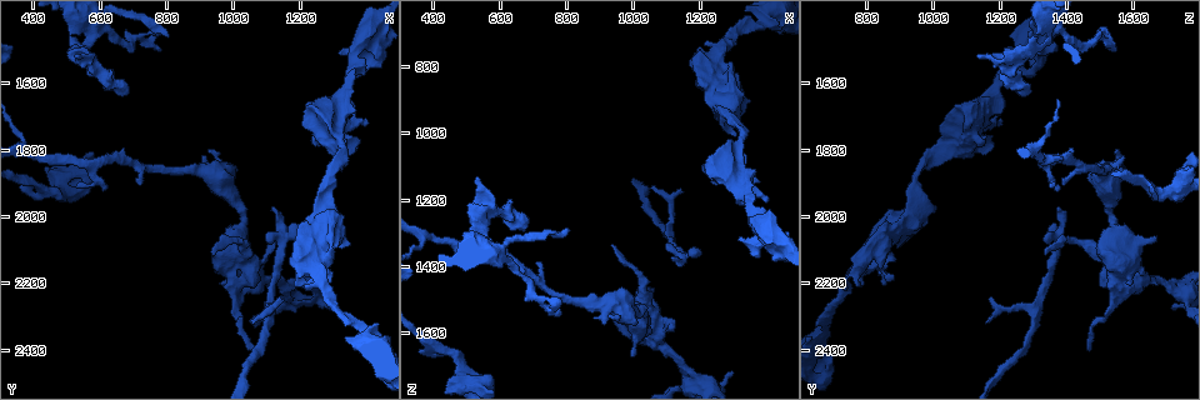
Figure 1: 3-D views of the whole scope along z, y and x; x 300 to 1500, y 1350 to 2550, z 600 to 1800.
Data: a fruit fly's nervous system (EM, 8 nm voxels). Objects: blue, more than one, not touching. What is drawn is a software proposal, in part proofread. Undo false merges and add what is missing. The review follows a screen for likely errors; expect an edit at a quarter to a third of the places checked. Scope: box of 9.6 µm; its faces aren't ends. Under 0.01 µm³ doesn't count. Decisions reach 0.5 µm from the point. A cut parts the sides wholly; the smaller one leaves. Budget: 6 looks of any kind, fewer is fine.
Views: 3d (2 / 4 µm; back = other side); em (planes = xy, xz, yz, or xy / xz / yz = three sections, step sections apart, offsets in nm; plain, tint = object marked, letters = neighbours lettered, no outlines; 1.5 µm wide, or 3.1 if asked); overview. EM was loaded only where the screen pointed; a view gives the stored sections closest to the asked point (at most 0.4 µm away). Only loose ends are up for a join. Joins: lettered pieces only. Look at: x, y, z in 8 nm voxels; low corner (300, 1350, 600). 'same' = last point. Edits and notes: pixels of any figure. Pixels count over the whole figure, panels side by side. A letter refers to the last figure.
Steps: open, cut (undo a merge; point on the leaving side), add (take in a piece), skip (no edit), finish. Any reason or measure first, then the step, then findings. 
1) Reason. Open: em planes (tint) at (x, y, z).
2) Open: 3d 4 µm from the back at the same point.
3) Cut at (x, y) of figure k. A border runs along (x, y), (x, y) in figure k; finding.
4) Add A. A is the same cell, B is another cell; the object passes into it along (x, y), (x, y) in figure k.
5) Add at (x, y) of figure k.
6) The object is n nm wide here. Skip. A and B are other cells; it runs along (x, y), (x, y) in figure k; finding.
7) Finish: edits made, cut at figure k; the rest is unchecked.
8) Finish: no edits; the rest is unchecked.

Branch stops here. Open: 3d 4 µm at (1060, 2220, 1500).

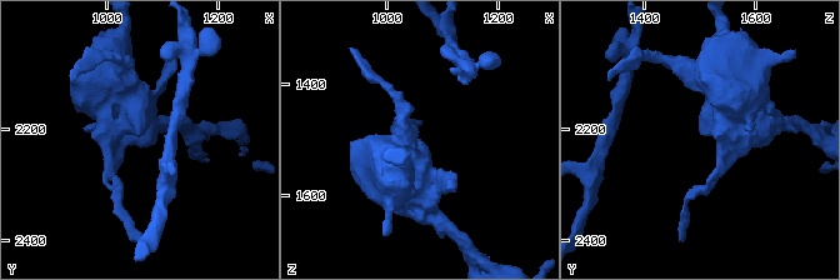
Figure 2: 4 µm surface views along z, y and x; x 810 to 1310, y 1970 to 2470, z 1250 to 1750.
Open: em planes (plain) at (1060, 2210, 1505).

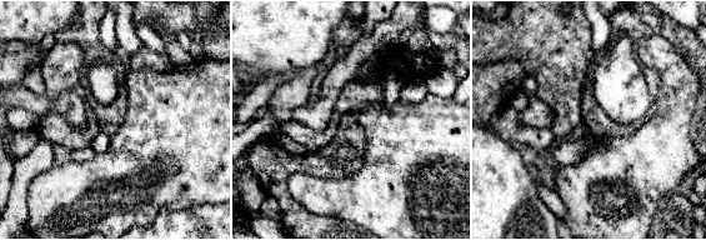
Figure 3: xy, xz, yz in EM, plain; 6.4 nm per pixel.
Open: em planes (letters) at the same point.

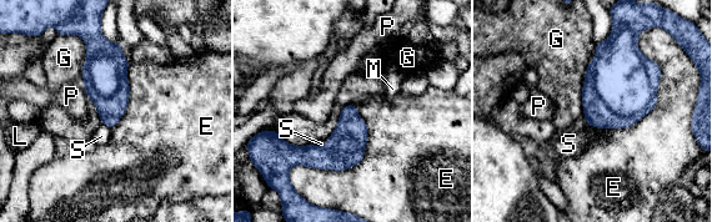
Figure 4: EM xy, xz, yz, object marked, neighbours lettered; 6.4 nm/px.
The object is 200 nm wide here; the longest contact is with E, 600 nm. Cut at (597, 114) of figure 4. E, G, L, M, P and S are other cells; a second neuron is stuck on.

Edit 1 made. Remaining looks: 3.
Free end. Open: 3d 2 µm at (1370, 1800, 1170).

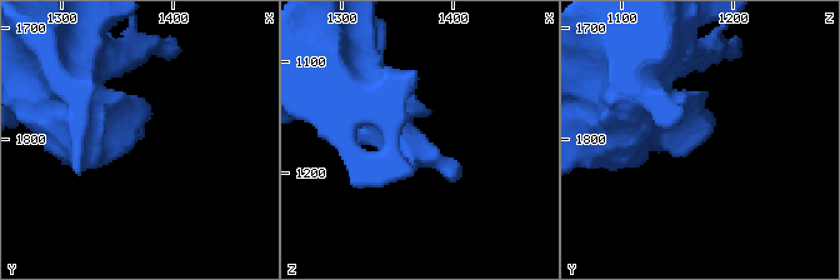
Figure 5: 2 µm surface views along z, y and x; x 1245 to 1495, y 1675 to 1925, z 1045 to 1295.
Open: em planes (tint) at (1370, 1796, 1174).

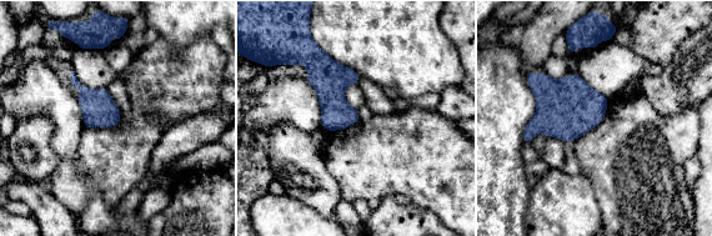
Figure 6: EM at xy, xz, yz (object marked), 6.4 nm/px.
What lies round it. Open: em planes (letters) at the same point.

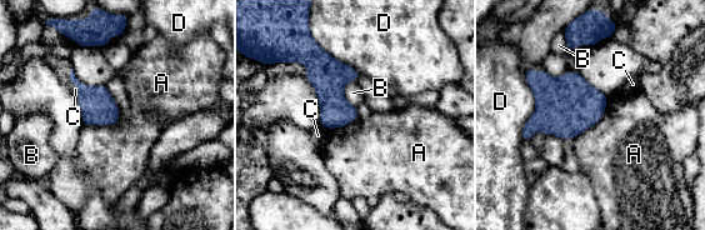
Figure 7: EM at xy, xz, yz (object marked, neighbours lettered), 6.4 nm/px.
Skip. A, B, C and D are other cells; a border runs along (608, 100), (603, 115), (575, 136) in figure 7; no lettered piece goes on from it.

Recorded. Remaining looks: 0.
Finish: edits made, cut at figure 4; the rest is unchecked.

